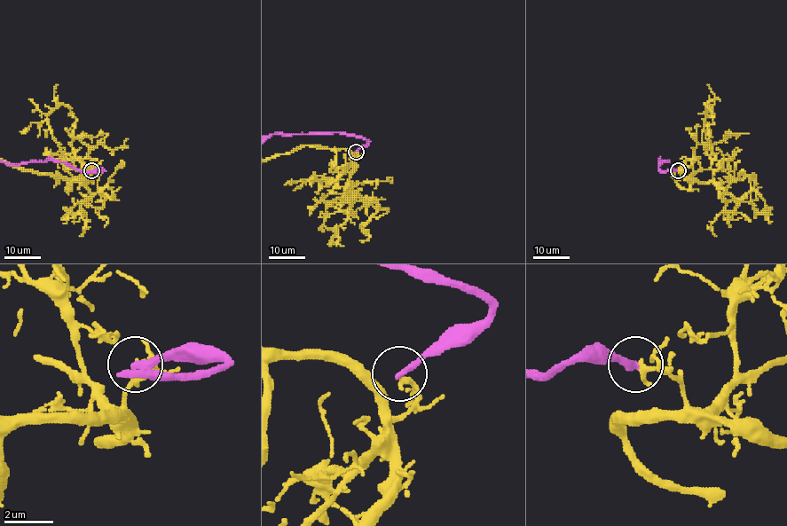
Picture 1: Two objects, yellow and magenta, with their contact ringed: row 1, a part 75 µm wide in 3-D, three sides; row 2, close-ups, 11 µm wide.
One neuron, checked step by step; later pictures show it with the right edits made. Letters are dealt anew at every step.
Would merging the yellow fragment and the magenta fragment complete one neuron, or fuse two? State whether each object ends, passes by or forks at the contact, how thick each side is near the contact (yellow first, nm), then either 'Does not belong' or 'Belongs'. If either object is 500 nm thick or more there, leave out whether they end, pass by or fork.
At the ring yellow passes by. At the ring magenta ends. Thickness 160 nm (yellow) against 320 nm. Does not belong

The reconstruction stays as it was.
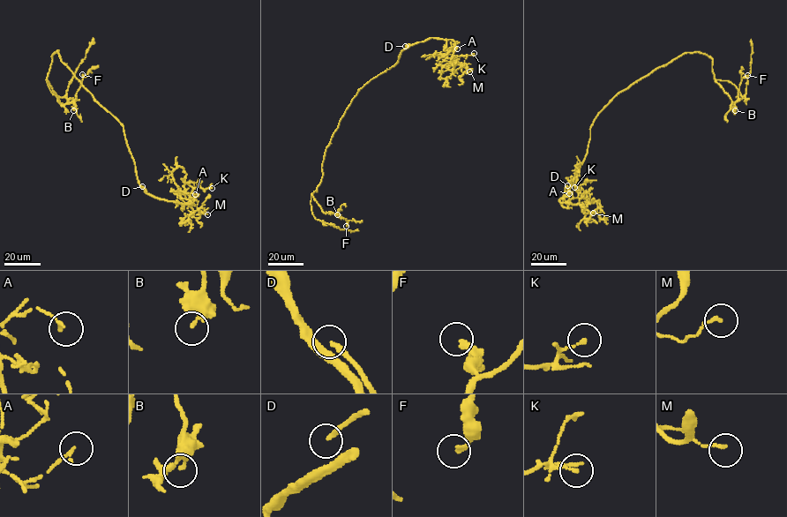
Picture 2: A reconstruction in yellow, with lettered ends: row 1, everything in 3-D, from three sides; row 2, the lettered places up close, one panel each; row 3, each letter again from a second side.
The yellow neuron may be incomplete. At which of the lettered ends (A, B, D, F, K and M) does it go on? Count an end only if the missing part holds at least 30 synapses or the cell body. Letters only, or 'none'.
D

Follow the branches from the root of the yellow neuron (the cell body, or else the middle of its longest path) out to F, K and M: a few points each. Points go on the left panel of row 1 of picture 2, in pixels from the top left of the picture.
F: (88, 92), (61, 61), (58, 50), (52, 56), (47, 79), (57, 101), (64, 105), (75, 99), (82, 74)
K: (88, 92), (123, 127), (138, 181), (147, 193), (191, 206), (189, 202), (194, 189), (212, 188)
M: (88, 92), (123, 127), (140, 186), (154, 197), (192, 204), (194, 210), (202, 208), (207, 214)

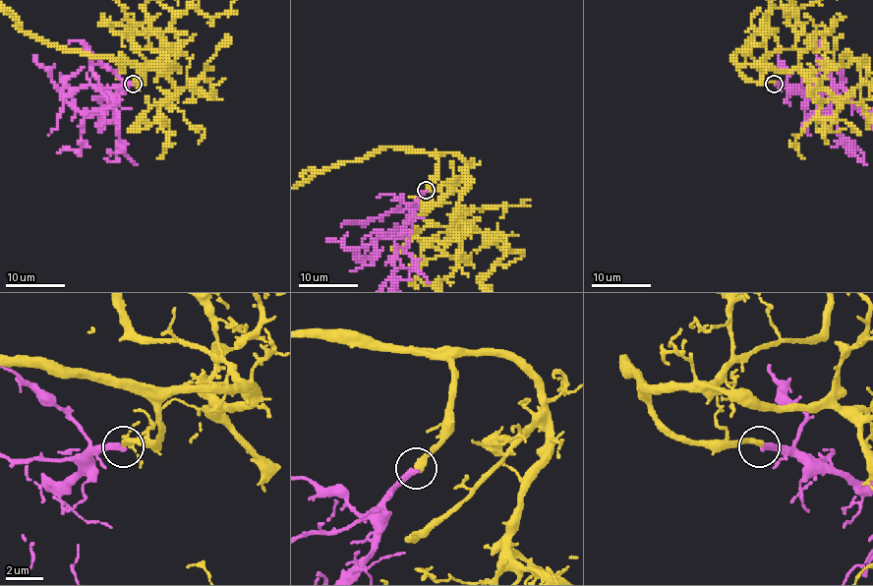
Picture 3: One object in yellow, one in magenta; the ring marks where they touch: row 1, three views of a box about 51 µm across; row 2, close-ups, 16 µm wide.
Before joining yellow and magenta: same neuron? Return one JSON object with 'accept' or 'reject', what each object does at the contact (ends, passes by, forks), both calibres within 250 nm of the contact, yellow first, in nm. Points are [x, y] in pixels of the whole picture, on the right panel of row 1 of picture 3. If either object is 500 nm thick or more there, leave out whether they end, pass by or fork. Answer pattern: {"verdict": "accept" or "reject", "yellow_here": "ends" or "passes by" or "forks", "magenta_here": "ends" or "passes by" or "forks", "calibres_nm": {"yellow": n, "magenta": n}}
{"verdict": "accept", "yellow_here": "ends", "magenta_here": "ends", "calibres_nm": {"yellow": 400, "magenta": 340}}

